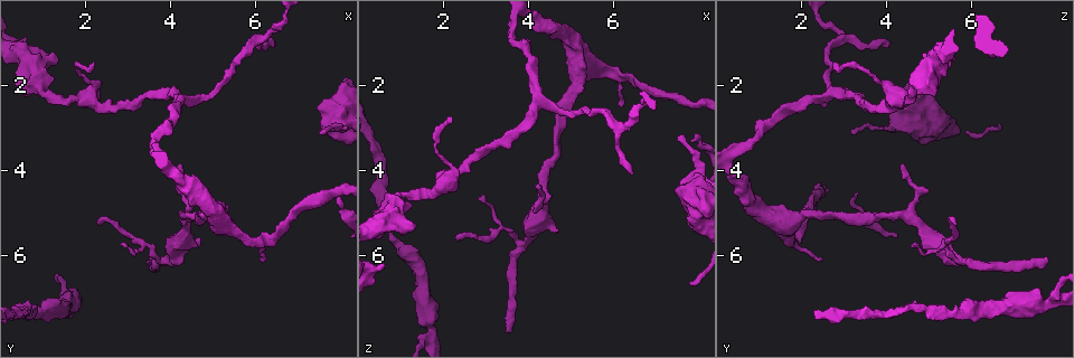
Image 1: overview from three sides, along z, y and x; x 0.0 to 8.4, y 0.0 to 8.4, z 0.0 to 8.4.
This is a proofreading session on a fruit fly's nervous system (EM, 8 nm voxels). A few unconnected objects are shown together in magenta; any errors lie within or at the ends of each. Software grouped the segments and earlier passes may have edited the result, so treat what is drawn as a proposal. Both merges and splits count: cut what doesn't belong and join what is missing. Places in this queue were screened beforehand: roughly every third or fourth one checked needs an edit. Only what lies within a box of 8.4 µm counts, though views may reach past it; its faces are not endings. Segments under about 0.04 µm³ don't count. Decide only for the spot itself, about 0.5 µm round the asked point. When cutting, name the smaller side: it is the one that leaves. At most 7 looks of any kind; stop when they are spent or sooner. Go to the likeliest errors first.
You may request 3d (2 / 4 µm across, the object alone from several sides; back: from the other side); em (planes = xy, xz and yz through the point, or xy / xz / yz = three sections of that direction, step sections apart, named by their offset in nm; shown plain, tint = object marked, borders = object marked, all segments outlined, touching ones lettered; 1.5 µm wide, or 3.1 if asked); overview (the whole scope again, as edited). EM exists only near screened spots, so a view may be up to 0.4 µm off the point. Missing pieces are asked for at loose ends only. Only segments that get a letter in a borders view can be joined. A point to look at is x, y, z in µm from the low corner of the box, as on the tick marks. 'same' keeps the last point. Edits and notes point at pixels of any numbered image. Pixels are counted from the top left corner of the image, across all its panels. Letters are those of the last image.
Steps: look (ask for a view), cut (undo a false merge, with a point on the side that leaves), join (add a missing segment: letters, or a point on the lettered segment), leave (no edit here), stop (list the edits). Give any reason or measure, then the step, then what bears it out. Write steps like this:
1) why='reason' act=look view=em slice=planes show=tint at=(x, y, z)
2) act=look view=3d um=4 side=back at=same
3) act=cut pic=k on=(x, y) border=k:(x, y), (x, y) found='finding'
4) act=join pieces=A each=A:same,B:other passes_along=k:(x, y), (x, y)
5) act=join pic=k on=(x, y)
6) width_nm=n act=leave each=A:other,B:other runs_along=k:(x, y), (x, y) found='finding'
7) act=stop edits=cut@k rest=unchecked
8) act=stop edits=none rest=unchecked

why='an open end' act=look view=em slice=planes show=borders at=(3.50, 6.10, 7.85)

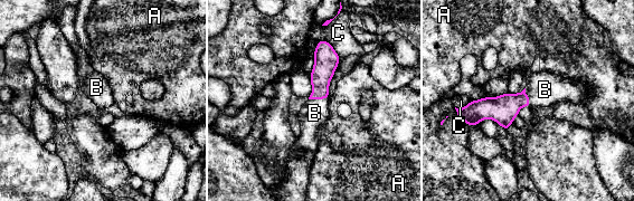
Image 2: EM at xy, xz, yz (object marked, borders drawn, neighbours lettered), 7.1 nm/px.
act=join pieces=B each=A:other,B:same,C:other found='it goes on there'

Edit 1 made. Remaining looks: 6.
why='thin end' act=look view=3d um=4 at=(2.25, 5.25, 5.60)

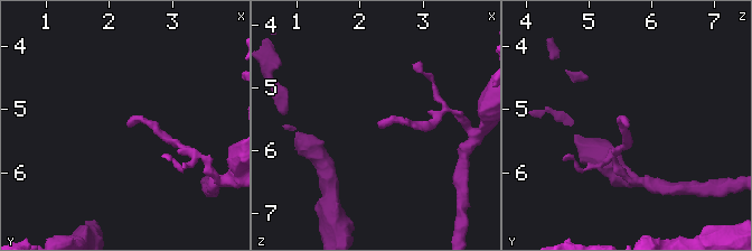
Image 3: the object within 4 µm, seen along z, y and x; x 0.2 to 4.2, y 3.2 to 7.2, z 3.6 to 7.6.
why='need the tissue' act=look view=em slice=yz step=8 show=tint at=(2.25, 5.25, 5.60)

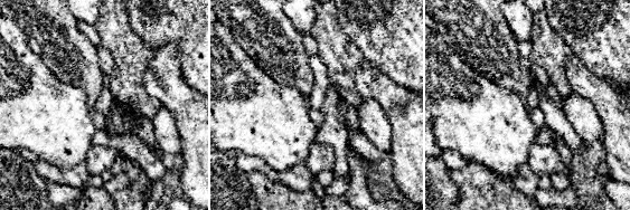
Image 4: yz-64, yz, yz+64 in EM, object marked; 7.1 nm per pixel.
act=look view=em slice=planes show=borders at=same

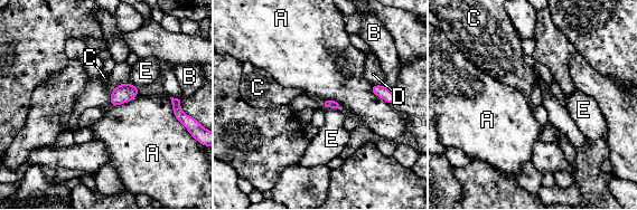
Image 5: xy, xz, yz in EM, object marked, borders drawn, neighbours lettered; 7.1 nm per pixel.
longest_contact=A:220nm act=leave each=A:other,B:other,C:other,D:other,E:other border=5:(138, 95), (124, 103), (110, 105) found='none of them fits'

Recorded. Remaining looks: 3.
why='sharp bend' act=look view=3d um=2 at=(6.20, 0.90, 2.95)

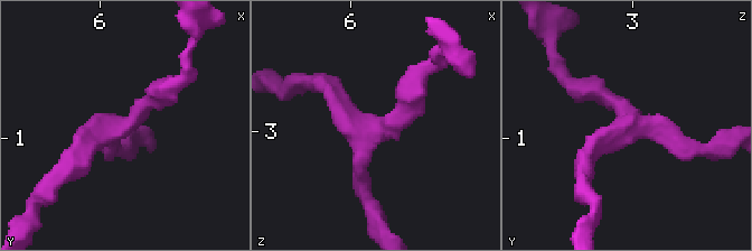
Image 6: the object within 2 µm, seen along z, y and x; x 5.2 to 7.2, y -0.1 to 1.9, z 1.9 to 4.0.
why='shape alone is not enough' act=look view=em slice=xz step=8 show=borders at=(6.22, 0.90, 2.94)

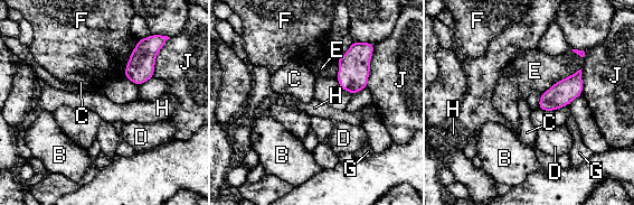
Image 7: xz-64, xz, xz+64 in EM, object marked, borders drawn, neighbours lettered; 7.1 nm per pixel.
act=leave each=B:other,C:other,D:other,E:other,F:other,G:other,H:other,J:other border=7:(582, 67), (556, 81), (542, 93) found='all the same neuron'

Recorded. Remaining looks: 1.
act=stop edits=join@2 rest=unchecked

